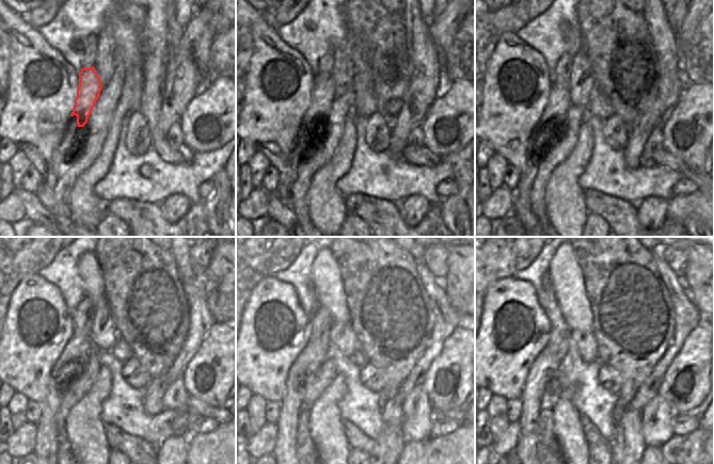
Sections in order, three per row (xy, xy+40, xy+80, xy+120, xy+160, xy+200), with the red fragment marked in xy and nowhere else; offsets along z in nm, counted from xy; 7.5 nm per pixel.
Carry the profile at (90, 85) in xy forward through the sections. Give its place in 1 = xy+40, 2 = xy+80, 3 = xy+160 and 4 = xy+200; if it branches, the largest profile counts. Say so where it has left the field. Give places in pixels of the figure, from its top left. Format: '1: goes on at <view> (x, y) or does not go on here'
1: goes on at xy+40 (323, 91)
2: goes on at xy+80 (555, 112)
3: goes on at xy+160 (285, 451)
4: goes on at xy+200 (535, 396)

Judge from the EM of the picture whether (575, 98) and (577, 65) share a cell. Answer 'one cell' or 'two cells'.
one cell

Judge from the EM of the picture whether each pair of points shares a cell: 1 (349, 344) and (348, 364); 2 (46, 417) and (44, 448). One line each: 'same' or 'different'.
1: different
2: same

